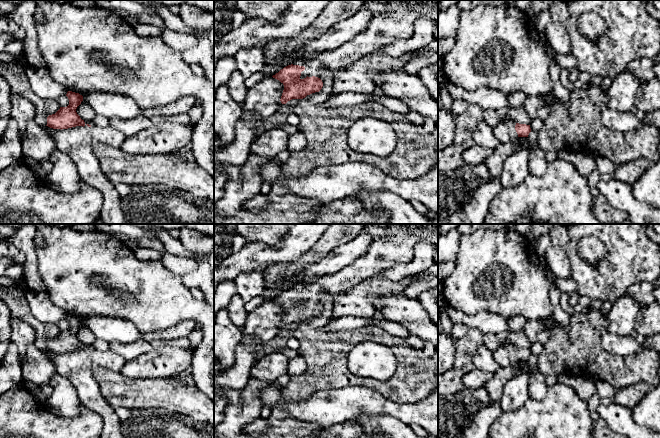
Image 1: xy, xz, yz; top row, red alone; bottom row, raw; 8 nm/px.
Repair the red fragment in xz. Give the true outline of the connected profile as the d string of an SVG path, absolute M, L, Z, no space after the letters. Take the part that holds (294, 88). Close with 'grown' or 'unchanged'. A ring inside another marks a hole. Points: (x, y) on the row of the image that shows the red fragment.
M388 0L387 12L373 17L364 31L357 34L352 40L333 51L319 53L314 59L299 58L291 65L281 69L272 77L284 85L281 103L286 104L292 99L303 99L307 95L319 92L323 87L321 68L327 67L332 71L334 79L336 72L350 67L360 58L377 52L394 42L409 40L414 32L413 25L420 17L438 19L438 0Z; grown

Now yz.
M515 121L500 122L492 129L501 144L513 142L518 137L528 137L531 132L530 125L519 124Z; grown

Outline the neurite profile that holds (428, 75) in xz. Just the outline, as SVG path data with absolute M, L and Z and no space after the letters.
M438 62L423 67L417 76L434 100L438 102Z

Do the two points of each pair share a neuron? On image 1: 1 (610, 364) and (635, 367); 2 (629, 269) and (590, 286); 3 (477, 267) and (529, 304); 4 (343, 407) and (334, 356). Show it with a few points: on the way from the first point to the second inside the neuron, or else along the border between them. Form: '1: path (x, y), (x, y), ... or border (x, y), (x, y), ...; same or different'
1: path (616, 367), (629, 367); same
2: path (619, 270), (607, 281), (600, 281); same
3: path (495, 259), (507, 263), (517, 273), (518, 286); same
4: border (364, 387), (343, 386), (319, 389), (317, 391); different

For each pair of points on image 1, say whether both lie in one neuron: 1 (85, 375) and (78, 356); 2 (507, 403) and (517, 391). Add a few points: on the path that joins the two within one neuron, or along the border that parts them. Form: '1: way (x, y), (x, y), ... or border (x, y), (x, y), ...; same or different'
1: way (80, 370), (78, 368), (78, 361); same
2: way (509, 400), (514, 394); same

